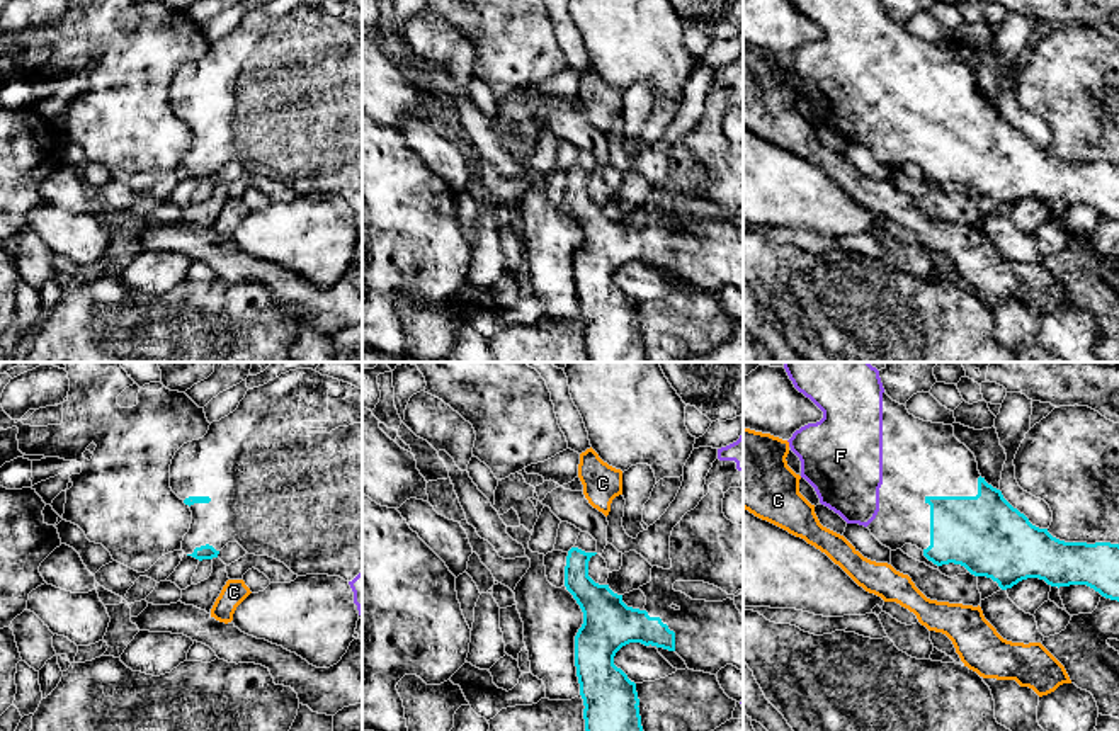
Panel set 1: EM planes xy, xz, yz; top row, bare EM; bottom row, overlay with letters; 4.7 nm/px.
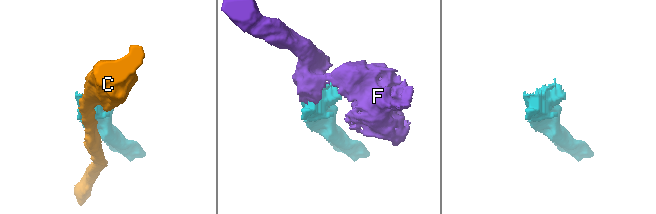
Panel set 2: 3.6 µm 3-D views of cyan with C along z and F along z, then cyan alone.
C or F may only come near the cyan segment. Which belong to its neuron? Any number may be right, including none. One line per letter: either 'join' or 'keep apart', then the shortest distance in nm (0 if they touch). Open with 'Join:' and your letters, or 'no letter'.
Join: F
C: keep apart | 120 nm
F: join | 220 nm

